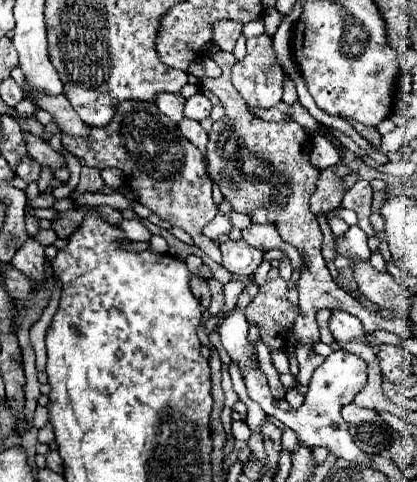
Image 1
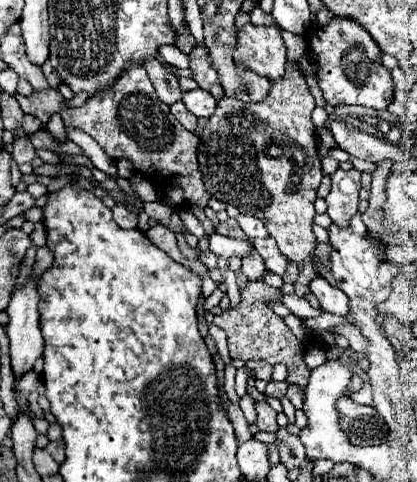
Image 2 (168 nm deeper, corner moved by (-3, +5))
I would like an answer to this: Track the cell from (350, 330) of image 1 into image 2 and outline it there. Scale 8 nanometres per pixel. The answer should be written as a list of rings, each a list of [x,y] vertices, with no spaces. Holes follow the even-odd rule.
[[[323,277],[311,281],[311,291],[321,303],[321,309],[333,315],[347,315],[349,313],[349,297],[339,289],[329,285]]]

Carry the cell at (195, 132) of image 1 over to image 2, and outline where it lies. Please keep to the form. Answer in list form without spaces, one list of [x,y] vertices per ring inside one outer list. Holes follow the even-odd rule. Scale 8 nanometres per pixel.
[[[177,101],[175,105],[171,105],[171,113],[175,115],[175,119],[191,133],[197,131],[197,117],[193,113],[187,111],[187,107],[183,105],[183,101]]]

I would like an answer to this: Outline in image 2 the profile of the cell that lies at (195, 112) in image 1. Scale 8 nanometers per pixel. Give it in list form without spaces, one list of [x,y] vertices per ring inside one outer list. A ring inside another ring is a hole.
[[[195,89],[195,91],[189,91],[183,95],[183,103],[187,105],[187,109],[195,115],[195,117],[211,117],[215,107],[217,107],[217,101],[211,93],[203,91],[203,89]]]

